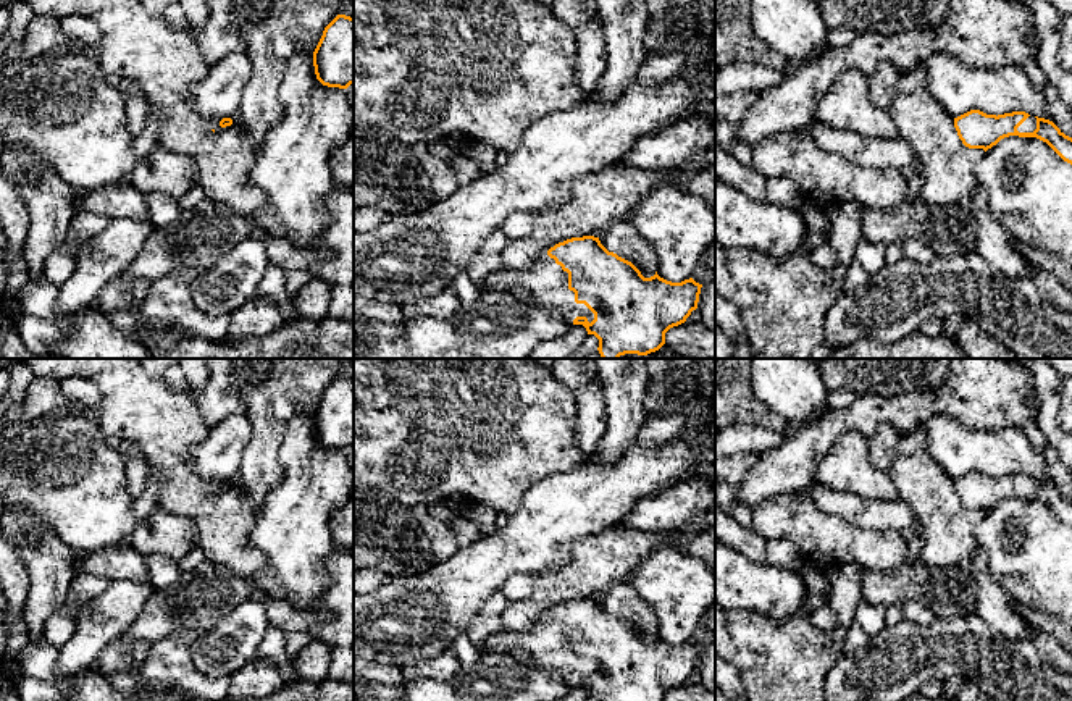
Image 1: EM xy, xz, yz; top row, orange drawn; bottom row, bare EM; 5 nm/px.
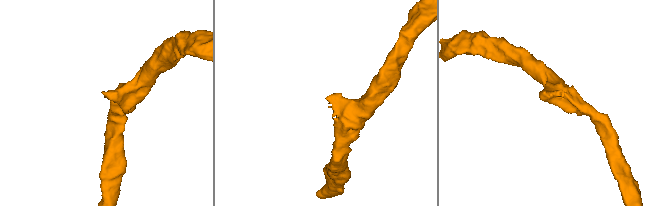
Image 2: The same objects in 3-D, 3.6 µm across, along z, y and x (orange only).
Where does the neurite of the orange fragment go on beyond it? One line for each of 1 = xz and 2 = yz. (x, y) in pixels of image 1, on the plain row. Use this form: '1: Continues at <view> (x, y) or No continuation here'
1: Continues at xz (548, 645)
2: Continues at yz (1029, 486)

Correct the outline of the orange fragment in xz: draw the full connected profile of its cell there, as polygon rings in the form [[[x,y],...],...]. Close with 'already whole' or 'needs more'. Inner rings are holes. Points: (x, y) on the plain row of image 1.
[[[594,598],[572,599],[551,609],[530,632],[500,632],[488,638],[478,649],[481,654],[510,654],[523,648],[531,659],[551,672],[560,674],[570,685],[583,686],[588,696],[597,701],[665,701],[665,695],[686,683],[697,670],[702,646],[693,640],[681,644],[672,644],[654,638],[644,640],[641,633],[628,622],[609,614]]] | needs more

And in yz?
[[[970,472],[954,480],[954,489],[962,506],[969,510],[983,510],[986,514],[1009,497],[1036,499],[1072,527],[1072,499],[1066,497],[1053,483],[1025,473],[996,478]]] | needs more

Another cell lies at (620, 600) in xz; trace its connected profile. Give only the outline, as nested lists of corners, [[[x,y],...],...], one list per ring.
[[[630,580],[612,585],[601,598],[601,606],[618,619],[631,623],[644,640],[657,633],[657,619],[652,609],[634,593]]]

